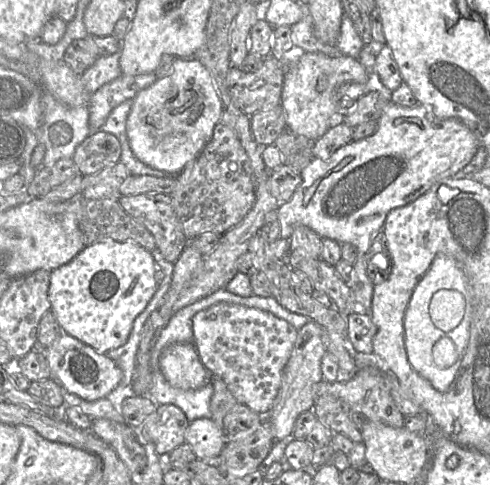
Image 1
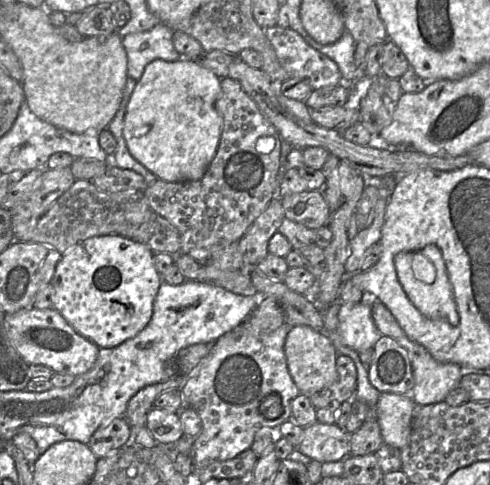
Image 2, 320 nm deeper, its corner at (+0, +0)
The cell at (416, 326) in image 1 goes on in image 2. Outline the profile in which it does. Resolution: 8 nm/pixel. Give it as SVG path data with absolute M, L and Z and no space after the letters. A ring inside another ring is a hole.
M430 244L424 247L422 252L436 269L435 281L428 285L415 278L412 269L413 253L411 252L400 252L395 257L395 268L398 280L409 300L420 313L430 319L446 319L452 326L457 326L459 324L459 314L457 312L452 286L441 251L437 246Z

